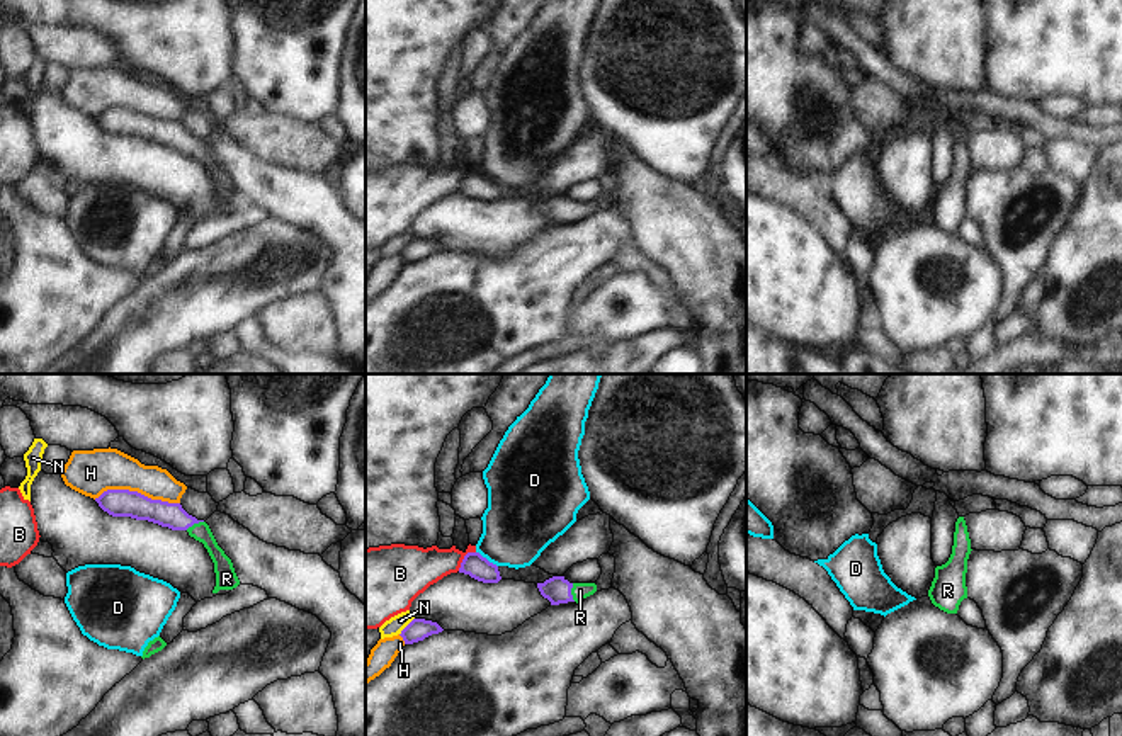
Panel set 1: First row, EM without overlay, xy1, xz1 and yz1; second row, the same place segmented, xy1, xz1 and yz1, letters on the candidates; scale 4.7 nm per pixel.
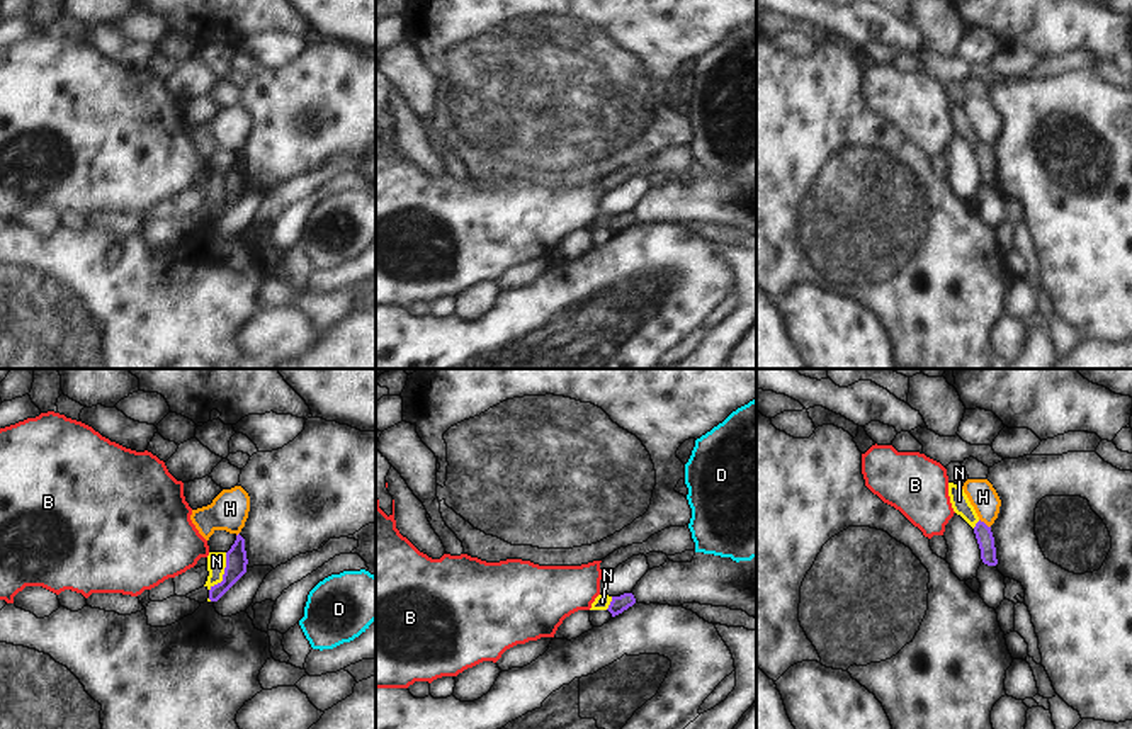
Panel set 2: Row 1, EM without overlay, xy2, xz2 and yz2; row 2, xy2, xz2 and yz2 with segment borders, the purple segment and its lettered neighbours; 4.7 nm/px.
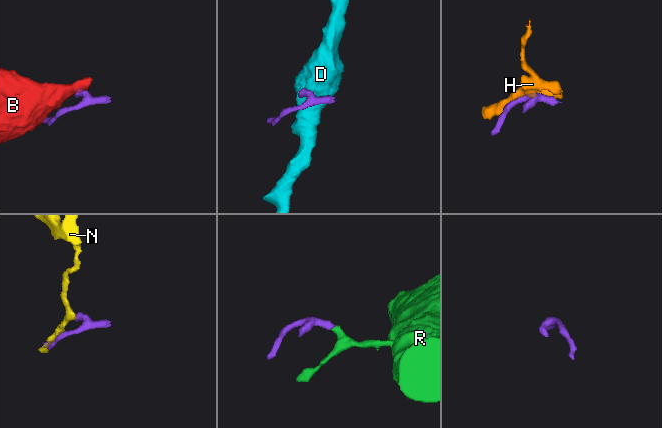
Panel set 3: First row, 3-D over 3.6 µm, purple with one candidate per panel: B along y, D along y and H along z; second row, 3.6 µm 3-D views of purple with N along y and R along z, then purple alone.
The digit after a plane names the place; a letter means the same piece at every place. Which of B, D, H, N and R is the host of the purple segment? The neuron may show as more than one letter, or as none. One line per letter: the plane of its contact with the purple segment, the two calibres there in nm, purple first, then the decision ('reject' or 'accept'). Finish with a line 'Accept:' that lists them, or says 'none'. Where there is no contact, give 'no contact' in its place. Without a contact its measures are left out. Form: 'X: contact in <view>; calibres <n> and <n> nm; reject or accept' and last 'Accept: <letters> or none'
B: contact in xz1; calibres 110 and 220 nm; reject
D: contact in xz1; calibres 110 and 340 nm; reject
H: contact in xy1; calibres 130 and 220 nm; reject
N: contact in xy2; calibres 100 and 100 nm; reject
R: contact in xz1; calibres 130 and 80 nm; accept
Accept: R

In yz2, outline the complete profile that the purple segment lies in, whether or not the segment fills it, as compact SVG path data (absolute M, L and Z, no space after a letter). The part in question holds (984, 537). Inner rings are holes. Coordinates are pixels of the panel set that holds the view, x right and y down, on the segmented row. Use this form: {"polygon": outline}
{"polygon": "M979 520L974 527L974 534L981 549L982 562L988 566L996 566L998 559L991 527Z"}

